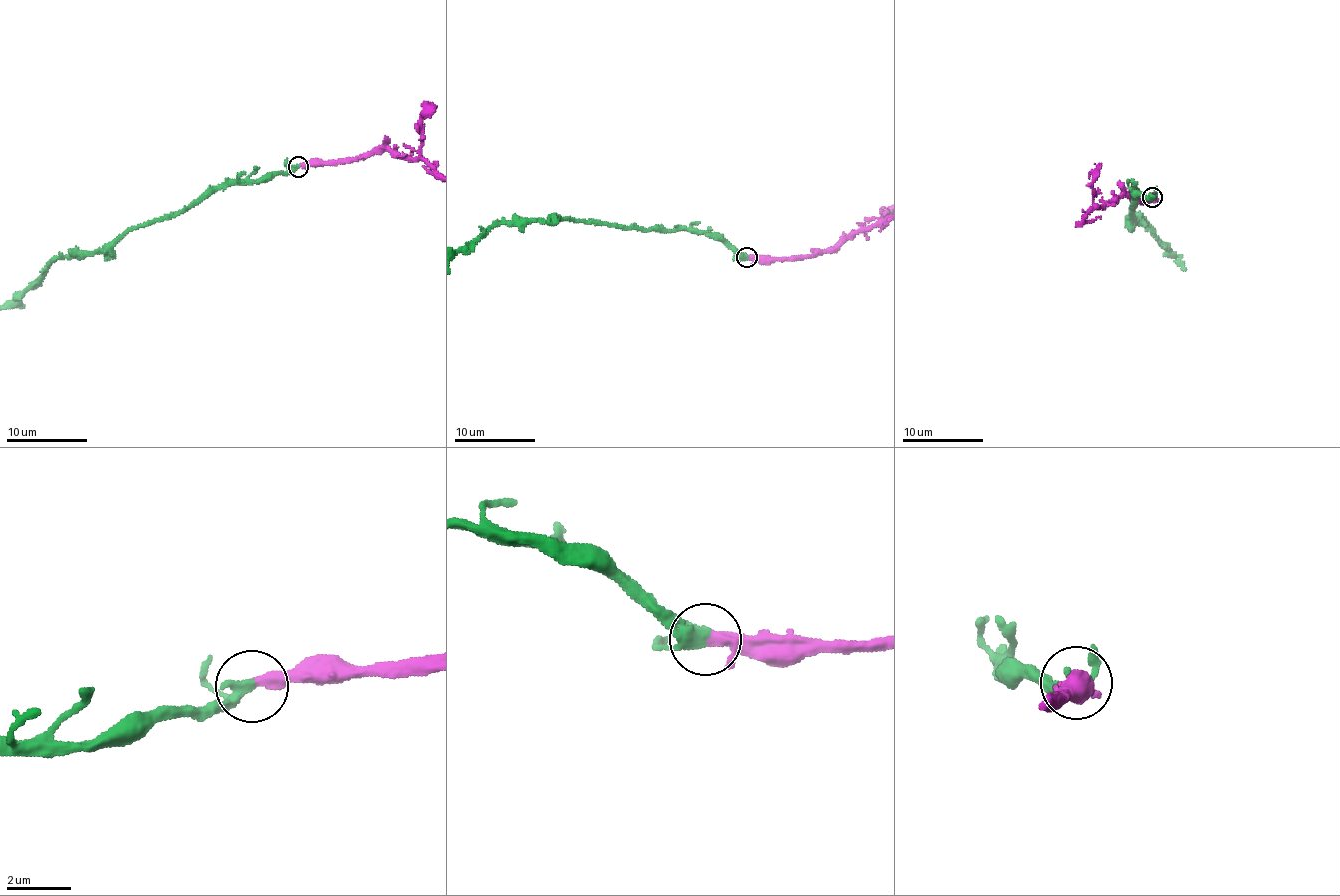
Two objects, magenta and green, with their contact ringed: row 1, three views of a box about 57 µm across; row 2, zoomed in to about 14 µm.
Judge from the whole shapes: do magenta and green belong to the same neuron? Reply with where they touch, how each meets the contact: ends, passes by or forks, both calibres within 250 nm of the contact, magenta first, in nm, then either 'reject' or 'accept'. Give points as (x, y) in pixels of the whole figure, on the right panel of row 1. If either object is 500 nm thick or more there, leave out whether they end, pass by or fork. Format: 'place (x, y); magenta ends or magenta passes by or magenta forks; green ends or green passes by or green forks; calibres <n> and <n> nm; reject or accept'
place (1152, 197); magenta passes by; green passes by; calibres 280 and 320 nm; accept

